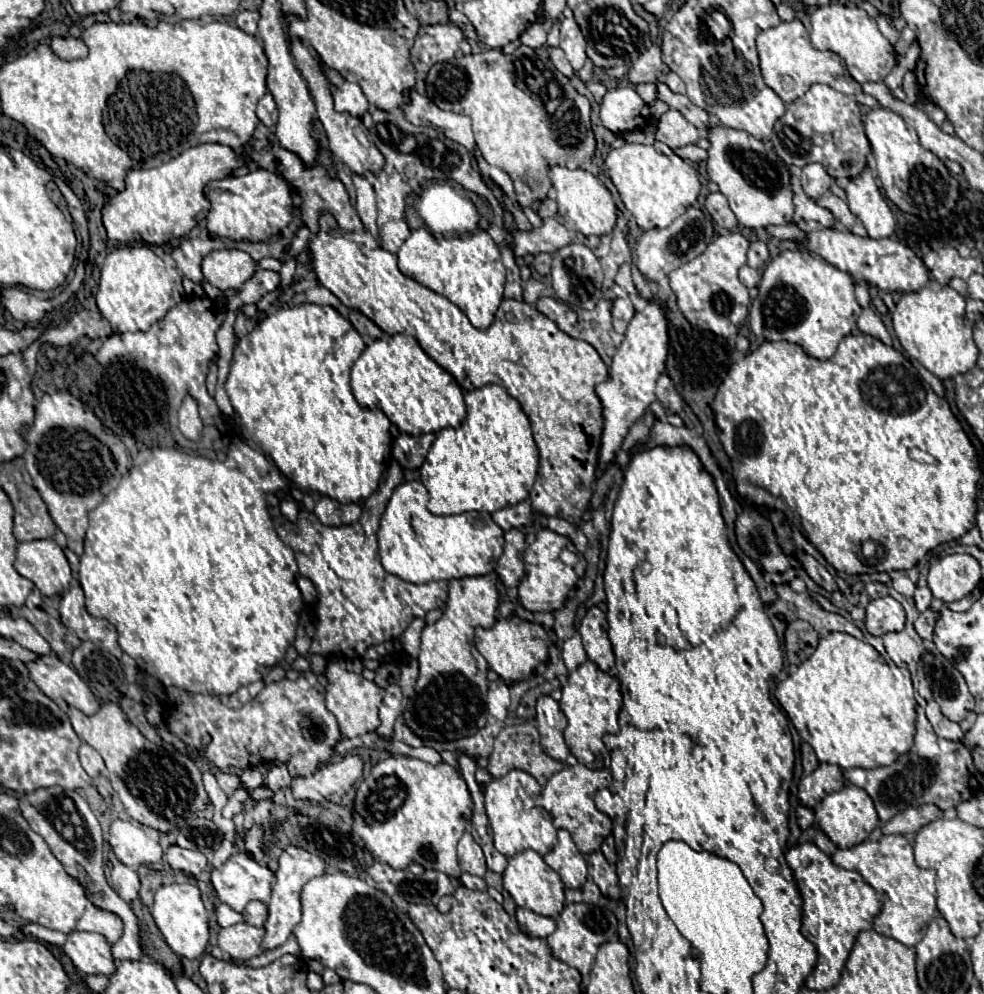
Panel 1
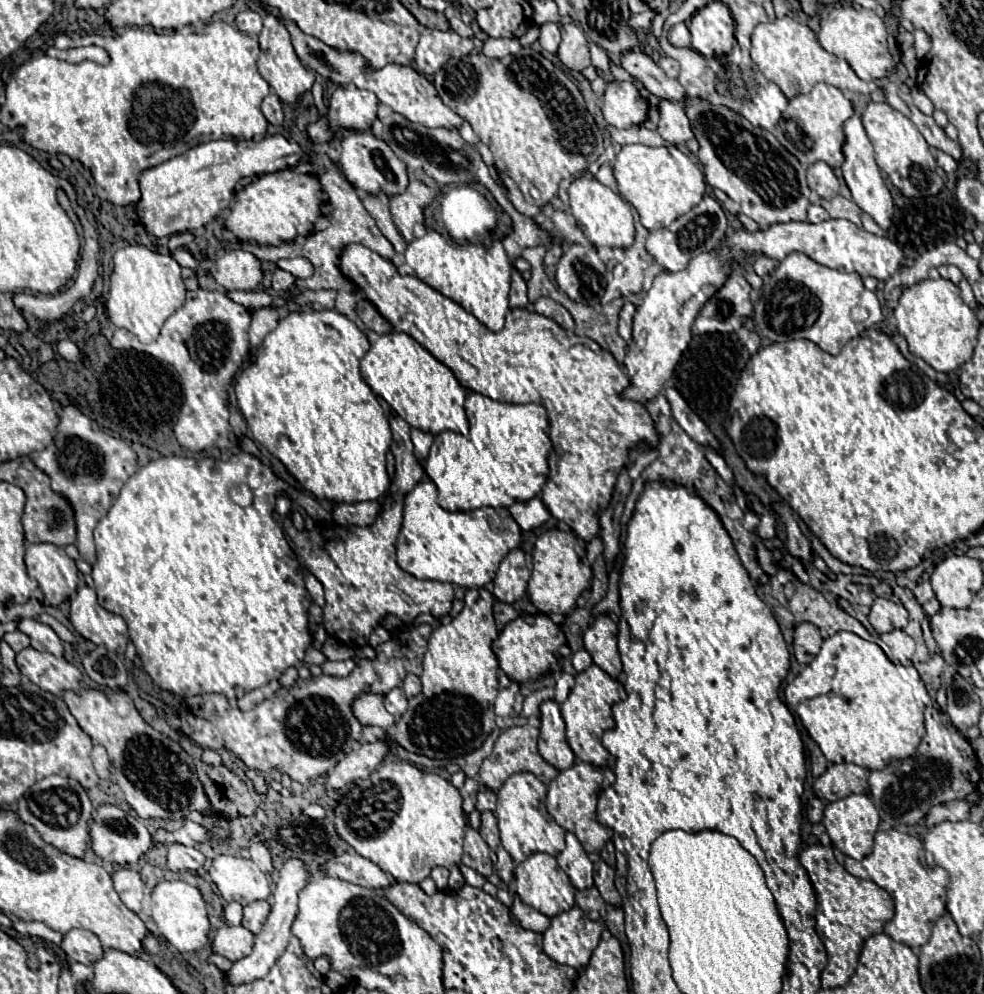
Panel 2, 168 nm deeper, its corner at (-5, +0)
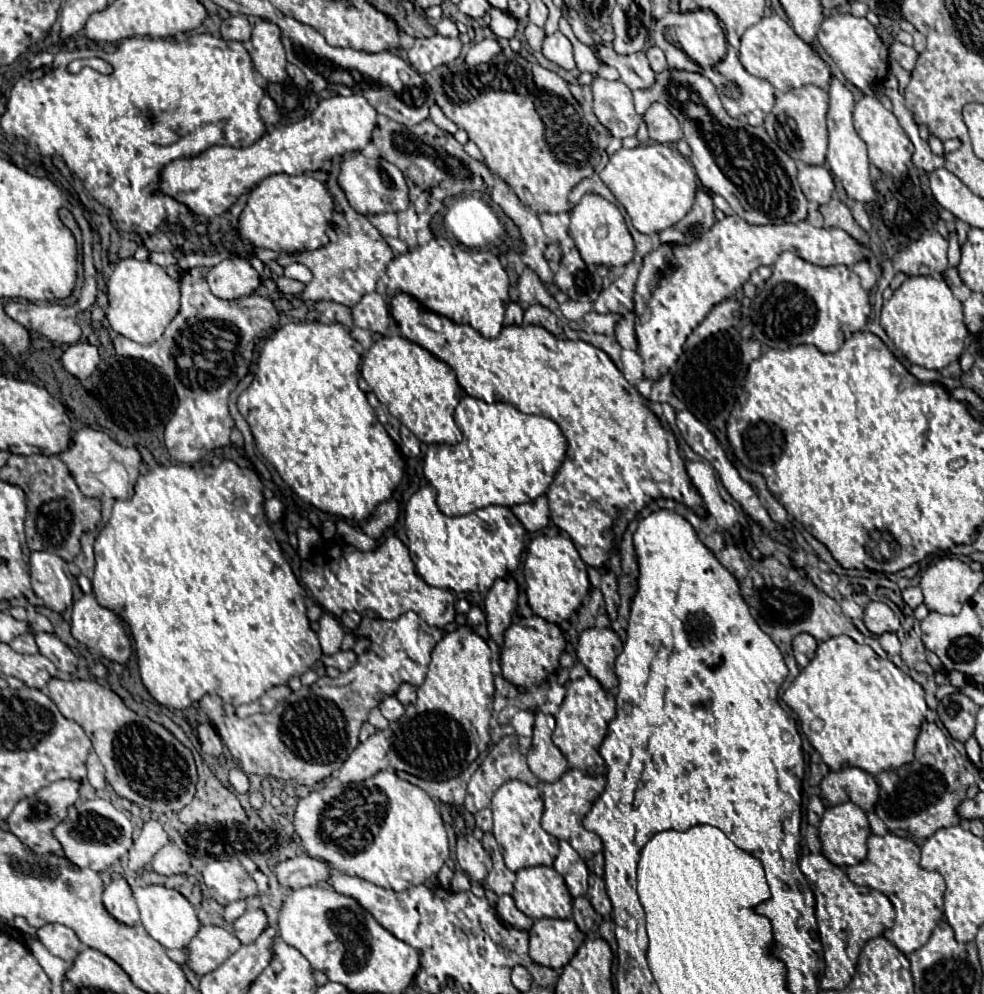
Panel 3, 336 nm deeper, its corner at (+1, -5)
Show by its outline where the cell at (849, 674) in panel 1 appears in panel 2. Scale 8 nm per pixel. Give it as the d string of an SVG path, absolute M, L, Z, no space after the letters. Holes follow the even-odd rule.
M839 631L823 641L817 657L787 685L785 699L797 709L801 723L832 763L855 763L869 771L883 769L895 759L911 757L925 735L923 711L929 693L917 670L913 666L894 664L877 643L849 631Z

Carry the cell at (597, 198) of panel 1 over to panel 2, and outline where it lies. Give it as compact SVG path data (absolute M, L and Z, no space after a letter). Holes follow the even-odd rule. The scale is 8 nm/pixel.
M581 177L573 181L569 187L569 199L571 199L569 201L571 213L577 219L577 225L595 247L627 249L633 243L635 227L633 227L631 205L625 199L621 199L617 193L613 193L609 187L601 185L595 177Z

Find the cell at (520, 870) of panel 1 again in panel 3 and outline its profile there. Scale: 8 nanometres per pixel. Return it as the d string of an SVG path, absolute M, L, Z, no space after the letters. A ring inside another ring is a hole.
M529 866L517 872L513 890L517 908L531 920L571 918L571 894L563 876L547 866Z

